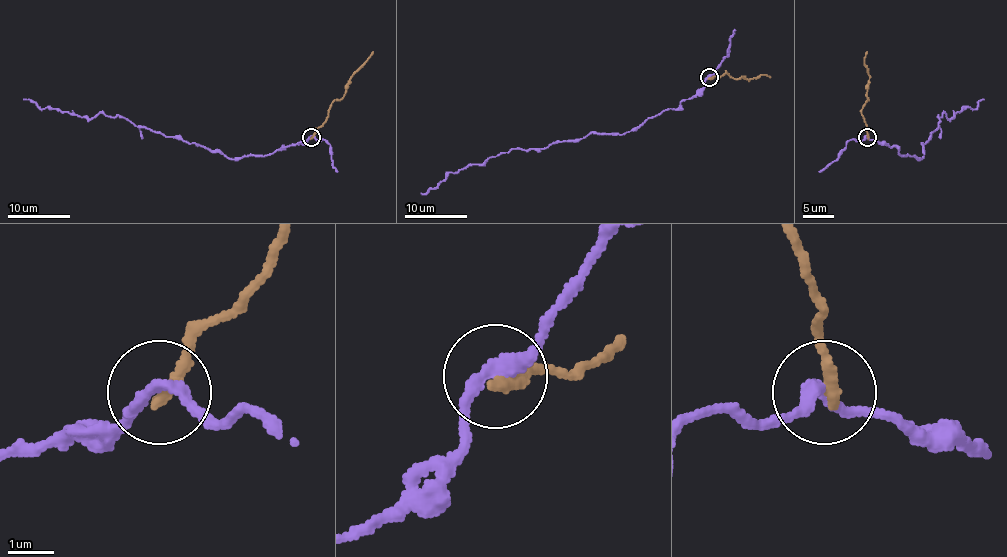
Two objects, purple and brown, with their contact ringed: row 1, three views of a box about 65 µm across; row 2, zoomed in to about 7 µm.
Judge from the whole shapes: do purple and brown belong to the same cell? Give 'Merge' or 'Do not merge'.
Do not merge

